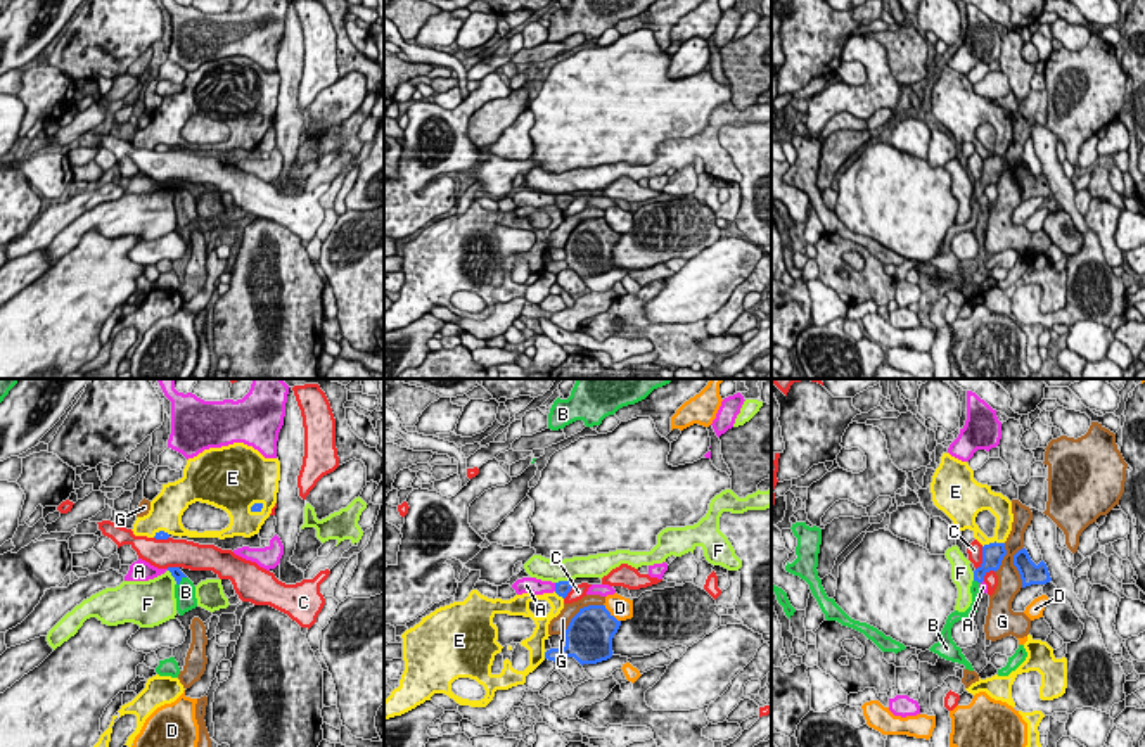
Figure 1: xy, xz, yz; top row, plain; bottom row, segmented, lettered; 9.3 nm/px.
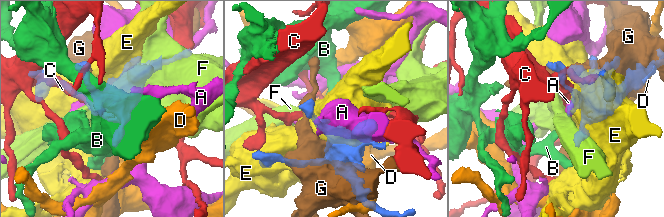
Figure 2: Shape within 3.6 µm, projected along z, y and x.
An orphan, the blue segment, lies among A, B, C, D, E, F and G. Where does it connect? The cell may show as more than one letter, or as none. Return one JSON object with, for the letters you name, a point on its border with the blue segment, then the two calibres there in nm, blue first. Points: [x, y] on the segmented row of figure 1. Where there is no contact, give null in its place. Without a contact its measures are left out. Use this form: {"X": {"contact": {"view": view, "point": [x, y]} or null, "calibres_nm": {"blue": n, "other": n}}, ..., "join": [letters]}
{"B": {"contact": {"view": "yz", "point": [978, 581]}, "calibres_nm": {"blue": 190, "other": 90}}, "join": ["B"]}

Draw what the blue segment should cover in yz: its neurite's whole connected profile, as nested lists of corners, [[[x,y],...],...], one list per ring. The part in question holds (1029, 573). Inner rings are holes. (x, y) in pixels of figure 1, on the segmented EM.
[[[1026,548],[1014,555],[1014,565],[1017,567],[1022,588],[1031,584],[1046,584],[1052,581],[1046,564],[1041,560],[1038,565],[1031,560]]]

